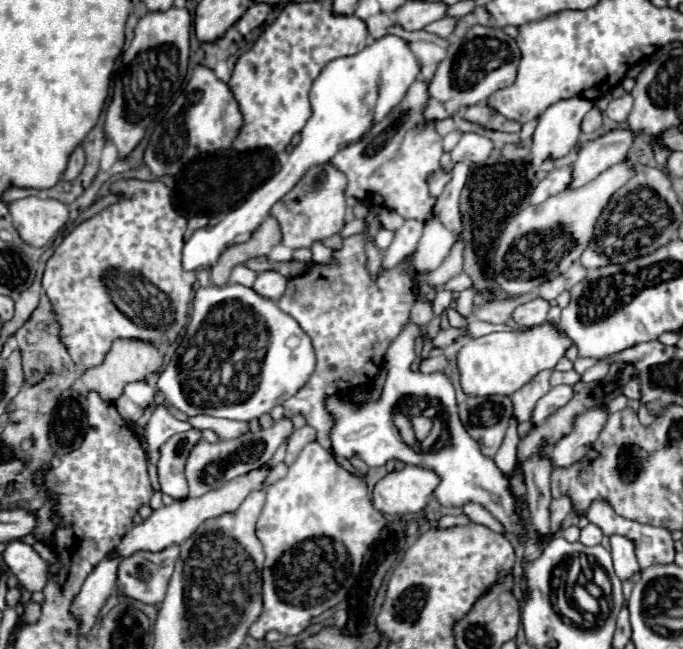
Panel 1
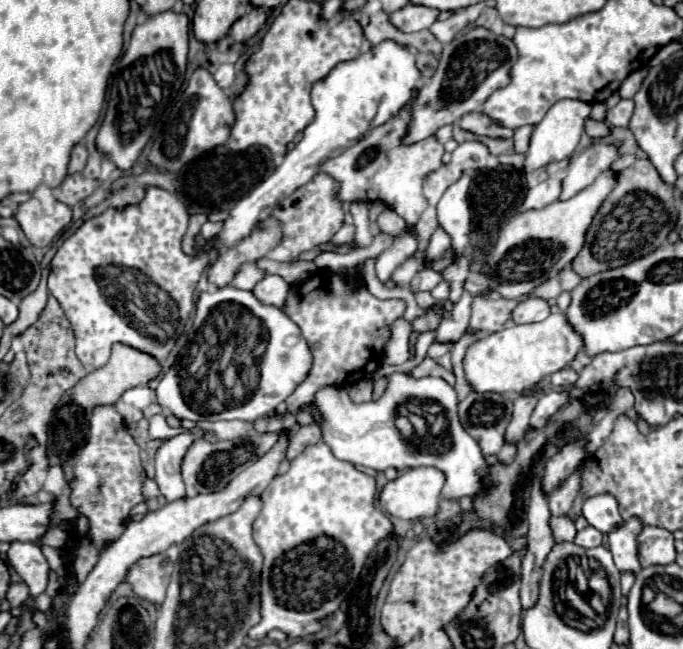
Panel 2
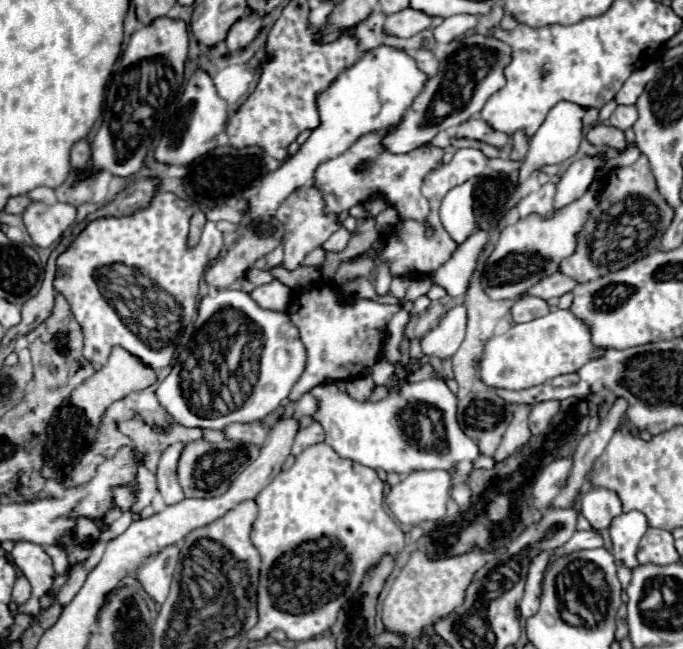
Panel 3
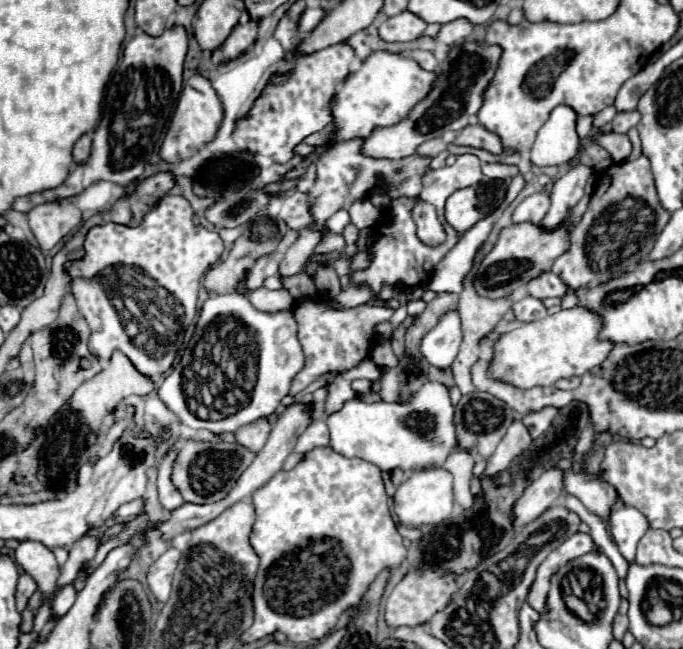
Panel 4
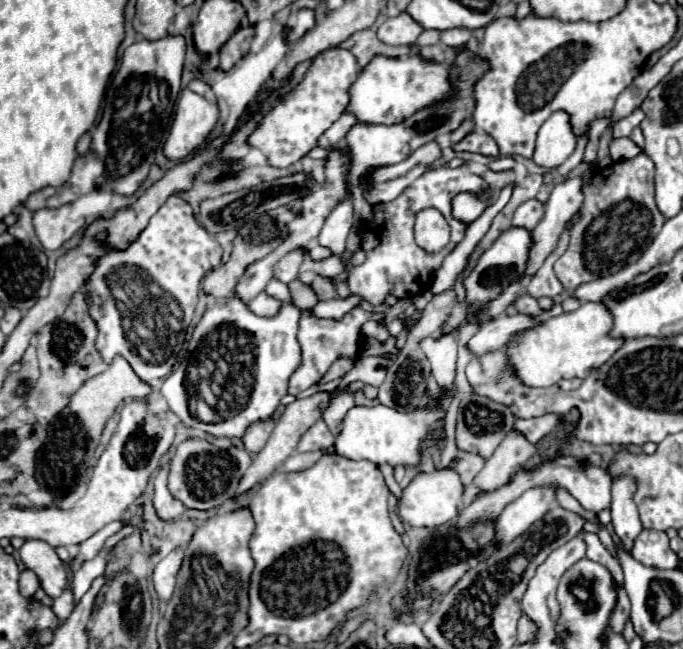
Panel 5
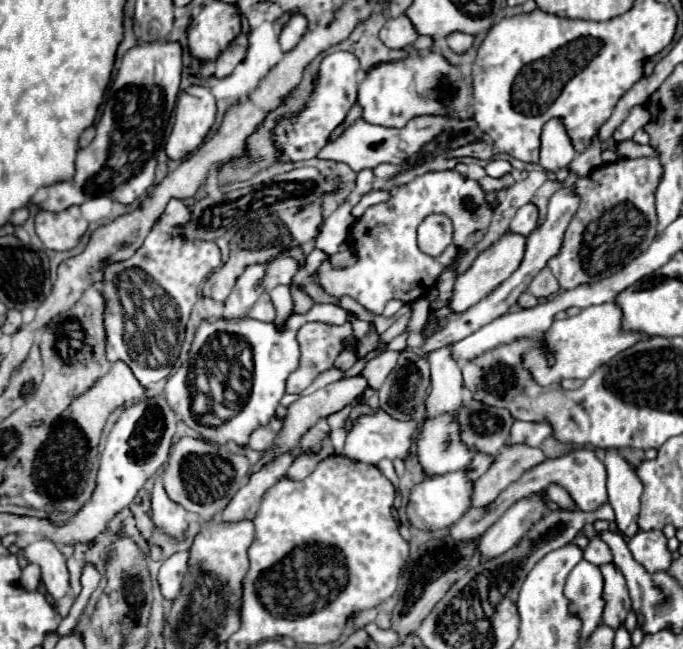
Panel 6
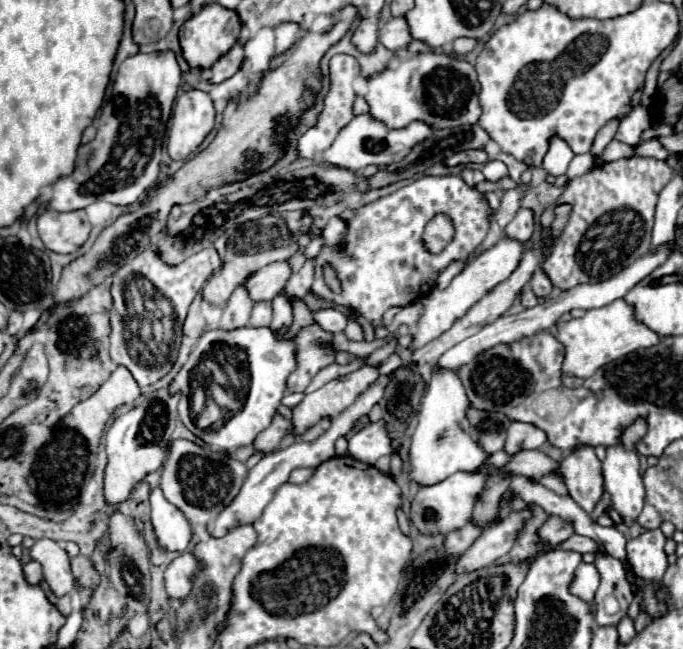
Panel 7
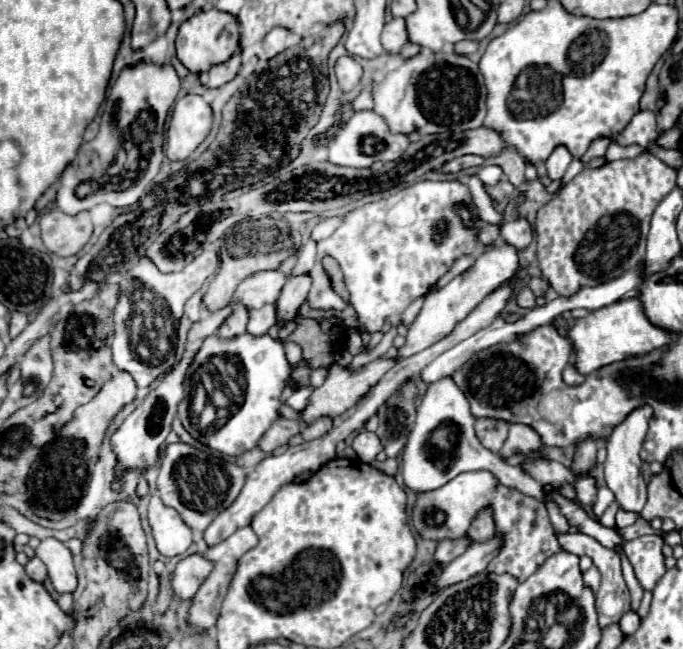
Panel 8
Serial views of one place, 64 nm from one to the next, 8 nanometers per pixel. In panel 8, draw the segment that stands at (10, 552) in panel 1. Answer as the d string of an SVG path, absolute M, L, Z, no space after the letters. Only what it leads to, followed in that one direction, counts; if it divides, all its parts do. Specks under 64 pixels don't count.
M46 538L40 542L40 546L34 552L46 564L48 578L50 578L50 582L58 594L76 590L78 578L76 578L72 554L60 540Z

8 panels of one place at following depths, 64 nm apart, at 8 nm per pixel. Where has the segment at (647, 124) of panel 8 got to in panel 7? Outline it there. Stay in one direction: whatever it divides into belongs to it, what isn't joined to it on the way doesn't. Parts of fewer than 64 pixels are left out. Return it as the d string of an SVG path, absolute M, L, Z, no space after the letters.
M642 104L632 106L632 112L628 112L628 116L620 122L620 128L616 132L616 140L636 146L640 144L640 134L652 126L652 114L648 108L644 108Z

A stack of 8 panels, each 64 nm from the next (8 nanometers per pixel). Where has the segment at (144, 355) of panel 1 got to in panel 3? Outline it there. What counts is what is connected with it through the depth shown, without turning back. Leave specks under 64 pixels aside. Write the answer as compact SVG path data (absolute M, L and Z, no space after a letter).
M114 348L110 354L110 360L104 368L100 368L96 374L92 374L88 380L84 380L78 388L72 390L70 394L70 402L72 406L84 410L86 420L96 428L100 416L106 412L106 408L118 400L125 397L130 392L139 391L152 386L156 382L156 370L148 368L146 364L140 364L140 360L136 360L136 356L132 356L128 350L124 348Z

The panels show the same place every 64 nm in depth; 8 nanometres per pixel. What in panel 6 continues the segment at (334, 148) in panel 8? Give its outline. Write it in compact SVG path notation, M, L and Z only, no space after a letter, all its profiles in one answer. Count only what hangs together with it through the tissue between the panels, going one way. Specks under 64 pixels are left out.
M416 116L404 128L384 128L384 126L368 124L362 118L358 118L340 138L324 146L318 152L318 158L346 162L354 172L360 172L364 168L376 168L382 162L400 164L412 154L416 154L420 148L424 148L424 144L432 142L450 122L452 120L444 120L444 116Z

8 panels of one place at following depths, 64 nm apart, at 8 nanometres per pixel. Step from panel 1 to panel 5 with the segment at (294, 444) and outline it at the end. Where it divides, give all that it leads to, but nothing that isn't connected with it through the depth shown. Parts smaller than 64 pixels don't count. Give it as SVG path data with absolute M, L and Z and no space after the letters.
M318 420L298 442L298 452L312 452L312 450L322 450L330 448L334 444L334 436L328 430L324 420Z

